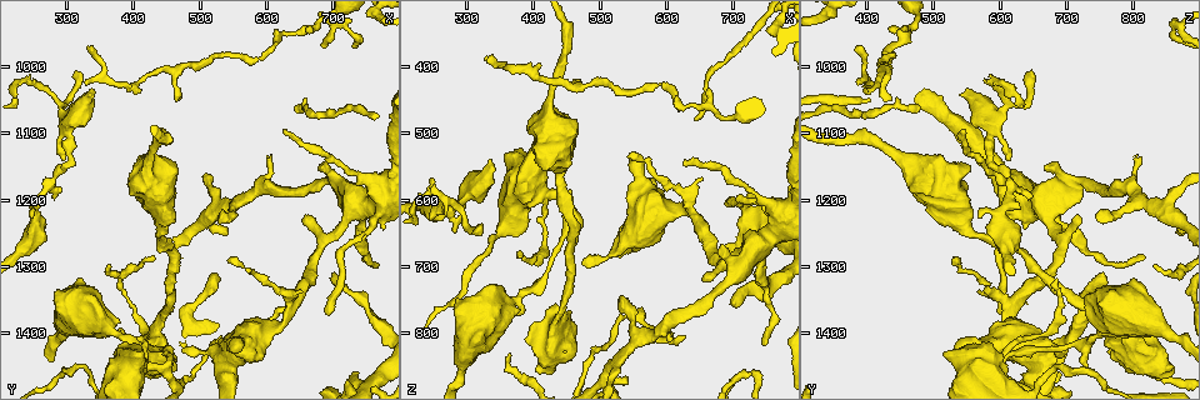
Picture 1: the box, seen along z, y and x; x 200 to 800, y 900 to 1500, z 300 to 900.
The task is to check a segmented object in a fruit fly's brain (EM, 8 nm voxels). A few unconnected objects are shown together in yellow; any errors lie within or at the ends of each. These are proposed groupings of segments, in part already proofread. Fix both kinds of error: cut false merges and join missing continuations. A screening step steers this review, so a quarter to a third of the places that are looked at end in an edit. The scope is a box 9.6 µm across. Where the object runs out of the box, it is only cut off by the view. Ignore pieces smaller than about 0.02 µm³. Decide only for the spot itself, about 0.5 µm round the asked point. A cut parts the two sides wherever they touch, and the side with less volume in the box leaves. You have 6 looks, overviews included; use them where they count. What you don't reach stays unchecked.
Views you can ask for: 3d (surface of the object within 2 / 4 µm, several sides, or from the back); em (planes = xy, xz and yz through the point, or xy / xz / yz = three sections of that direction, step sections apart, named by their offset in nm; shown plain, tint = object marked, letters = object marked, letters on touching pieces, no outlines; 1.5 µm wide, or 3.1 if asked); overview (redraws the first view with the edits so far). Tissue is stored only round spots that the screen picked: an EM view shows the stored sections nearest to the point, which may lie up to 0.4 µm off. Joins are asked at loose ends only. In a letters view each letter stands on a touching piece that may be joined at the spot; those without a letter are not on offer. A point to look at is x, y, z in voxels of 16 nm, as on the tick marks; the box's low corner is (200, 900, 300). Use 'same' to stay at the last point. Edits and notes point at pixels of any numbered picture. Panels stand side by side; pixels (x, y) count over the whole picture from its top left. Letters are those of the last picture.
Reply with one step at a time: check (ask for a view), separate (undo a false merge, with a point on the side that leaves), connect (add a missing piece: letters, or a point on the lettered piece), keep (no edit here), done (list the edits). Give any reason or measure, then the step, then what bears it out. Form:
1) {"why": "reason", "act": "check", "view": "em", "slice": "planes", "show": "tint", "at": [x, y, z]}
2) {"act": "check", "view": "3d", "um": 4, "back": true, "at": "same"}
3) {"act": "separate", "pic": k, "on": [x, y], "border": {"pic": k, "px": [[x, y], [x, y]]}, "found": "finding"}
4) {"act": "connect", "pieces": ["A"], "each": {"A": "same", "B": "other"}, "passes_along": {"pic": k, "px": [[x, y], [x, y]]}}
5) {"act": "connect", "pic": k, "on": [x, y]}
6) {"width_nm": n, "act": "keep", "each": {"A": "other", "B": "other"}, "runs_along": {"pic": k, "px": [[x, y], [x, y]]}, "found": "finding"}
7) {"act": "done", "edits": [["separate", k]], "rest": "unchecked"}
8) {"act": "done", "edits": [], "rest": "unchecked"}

{"act": "check", "view": "em", "slice": "planes", "show": "letters", "at": [470, 1425, 695]}

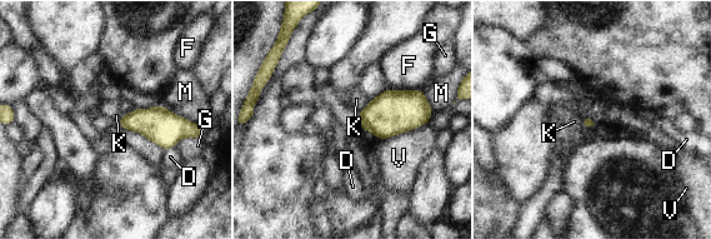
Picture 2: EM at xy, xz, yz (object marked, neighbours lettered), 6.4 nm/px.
{"act": "keep", "each": {"D": "other", "F": "other", "G": "other", "K": "other", "M": "other", "V": "other"}, "border": {"pic": 2, "px": [[370, 101], [359, 110]]}, "found": "none of them fits"}

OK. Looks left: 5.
{"why": "an open end", "act": "check", "view": "em", "slice": "xy", "step": 4, "show": "letters", "at": [250, 1230, 570]}

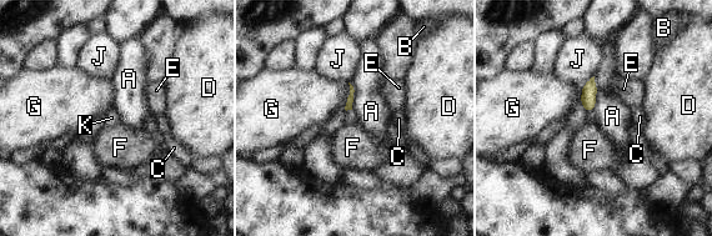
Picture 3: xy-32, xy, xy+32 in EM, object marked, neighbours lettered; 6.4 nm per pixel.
{"why": "another direction", "act": "check", "view": "em", "slice": "yz", "step": 4, "show": "letters", "at": "same"}

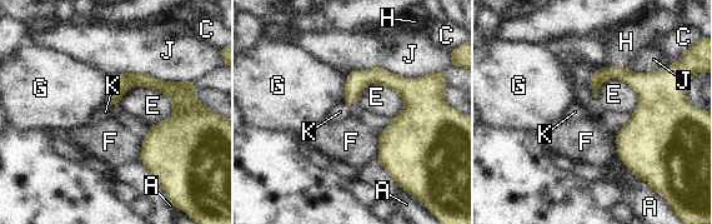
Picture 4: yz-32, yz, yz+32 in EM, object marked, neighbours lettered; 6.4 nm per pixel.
{"act": "connect", "pieces": ["K"], "each": {"A": "other", "C": "other", "E": "other", "F": "other", "G": "other", "H": "other", "J": "other", "K": "same"}, "passes_along": {"pic": 4, "px": [[357, 80], [351, 104], [340, 112]]}, "found": "the cell continues"}

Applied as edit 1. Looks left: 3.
{"act": "check", "view": "3d", "um": 4, "at": [605, 1130, 805]}

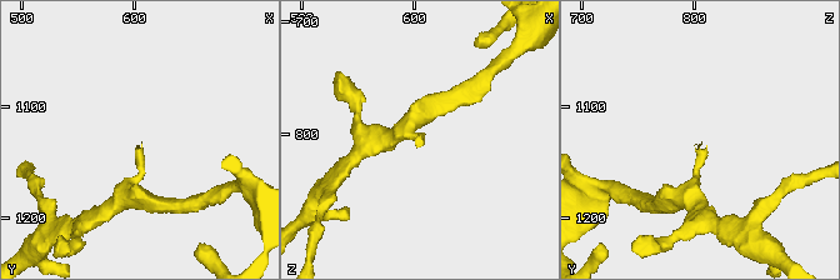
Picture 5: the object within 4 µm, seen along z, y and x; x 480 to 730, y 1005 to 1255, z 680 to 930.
{"act": "check", "view": "em", "slice": "planes", "show": "letters", "at": [606, 1134, 808]}

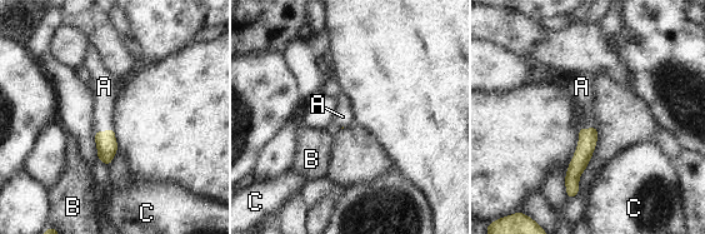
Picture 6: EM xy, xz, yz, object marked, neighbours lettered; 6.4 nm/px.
{"act": "connect", "pieces": ["A"], "each": {"A": "same", "B": "other", "C": "other"}, "passes_along": {"pic": 6, "px": [[105, 142], [104, 132], [104, 93]]}, "found": "the cell continues"}

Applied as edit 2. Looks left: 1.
{"act": "done", "edits": [["connect", 4], ["connect", 6]], "rest": "unchecked"}

